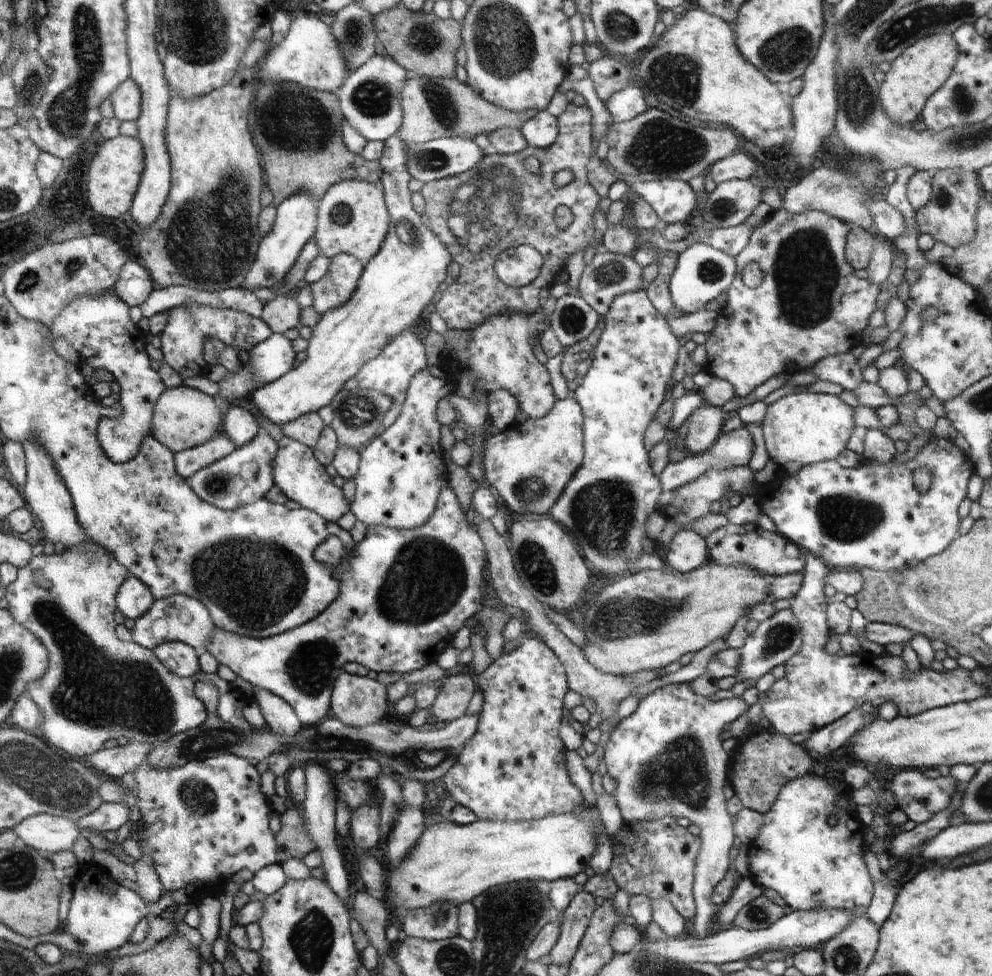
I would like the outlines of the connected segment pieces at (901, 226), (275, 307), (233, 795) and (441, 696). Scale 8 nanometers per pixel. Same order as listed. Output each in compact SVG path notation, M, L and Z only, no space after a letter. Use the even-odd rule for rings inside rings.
M870 198L869 209L882 239L894 241L894 238L898 238L906 230L902 214L887 200L874 201Z
M275 296L263 304L260 318L274 333L285 334L300 326L300 306L292 296Z
M230 753L192 761L178 768L156 768L147 761L134 773L137 782L134 794L144 813L143 829L135 836L148 840L146 854L150 854L158 866L167 891L186 890L192 884L205 884L209 891L220 890L221 885L240 870L254 874L277 863L277 842L268 828L270 806L266 796L260 792L256 768L246 759ZM250 846L254 846L254 852L248 852Z
M466 674L447 675L440 681L437 698L432 703L431 712L438 721L449 723L468 713L470 698L476 688Z

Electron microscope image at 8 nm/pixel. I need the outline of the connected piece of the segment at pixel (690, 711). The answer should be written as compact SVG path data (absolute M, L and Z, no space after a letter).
M678 682L674 684L664 684L660 688L654 690L652 694L648 694L646 698L643 698L638 706L630 716L623 718L620 722L611 729L608 743L606 744L605 753L603 754L604 760L607 766L607 773L616 783L616 789L612 792L624 823L634 824L642 821L655 821L664 818L665 816L671 816L675 818L688 818L692 824L696 824L700 828L700 836L702 840L701 852L697 859L697 882L694 887L694 896L697 898L697 916L694 919L694 932L695 937L706 938L706 936L712 936L716 929L716 922L718 922L718 909L713 902L714 890L717 888L717 884L721 880L725 879L726 872L731 872L730 869L730 852L734 852L734 840L738 840L736 829L734 828L734 812L730 812L730 799L726 800L726 784L730 784L730 760L734 760L734 756L730 754L730 748L726 748L726 728L730 728L730 724L734 724L734 720L738 716L742 716L744 712L749 708L744 699L741 697L734 697L732 699L722 699L713 701L708 697L700 696L700 694L694 694L692 688L690 688L691 682Z

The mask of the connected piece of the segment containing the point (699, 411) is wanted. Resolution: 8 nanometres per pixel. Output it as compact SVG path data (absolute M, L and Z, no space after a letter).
M708 403L700 405L688 416L689 431L684 439L685 450L694 455L704 454L718 442L718 438L723 435L724 422L734 415L735 412L724 412L721 407Z

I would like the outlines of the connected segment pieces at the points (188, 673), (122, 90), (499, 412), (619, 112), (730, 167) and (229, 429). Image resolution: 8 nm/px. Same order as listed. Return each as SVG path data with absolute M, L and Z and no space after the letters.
M168 641L155 648L158 658L181 677L192 677L203 670L201 656L191 644L182 641Z
M132 78L128 79L113 94L117 117L125 121L139 121L142 118L145 96L141 85Z
M500 388L500 390L487 396L487 399L488 416L497 426L498 432L504 432L506 428L516 424L516 413L520 409L520 405L513 393Z
M633 83L613 94L605 103L614 122L628 122L646 111L647 106L640 88Z
M738 150L733 155L714 163L706 175L716 184L722 184L732 179L748 180L754 174L756 174L756 162Z
M232 406L228 409L224 433L238 444L238 448L244 448L261 430L256 418L246 408Z

